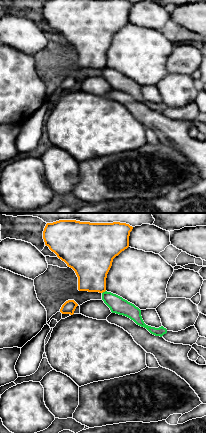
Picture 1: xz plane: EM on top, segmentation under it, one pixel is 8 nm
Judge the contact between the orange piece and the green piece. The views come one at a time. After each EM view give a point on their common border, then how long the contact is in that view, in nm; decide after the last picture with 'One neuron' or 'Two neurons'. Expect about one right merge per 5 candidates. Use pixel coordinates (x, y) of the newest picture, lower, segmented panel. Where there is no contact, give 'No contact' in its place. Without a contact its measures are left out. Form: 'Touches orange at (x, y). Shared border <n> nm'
Touches orange at (103, 291). Shared border 40 nm

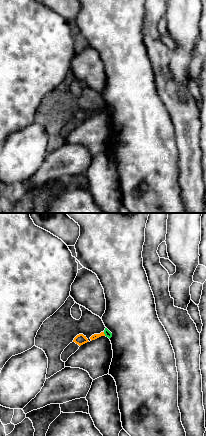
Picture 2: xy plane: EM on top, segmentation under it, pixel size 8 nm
Touches orange at (104, 334). Shared border 40 nm

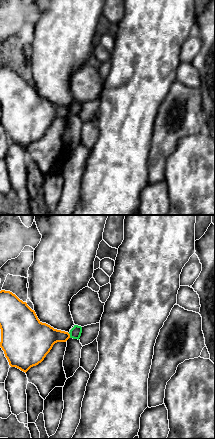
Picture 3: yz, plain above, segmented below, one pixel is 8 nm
Touches orange at (69, 335). Shared border 40 nm

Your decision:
Two neurons

